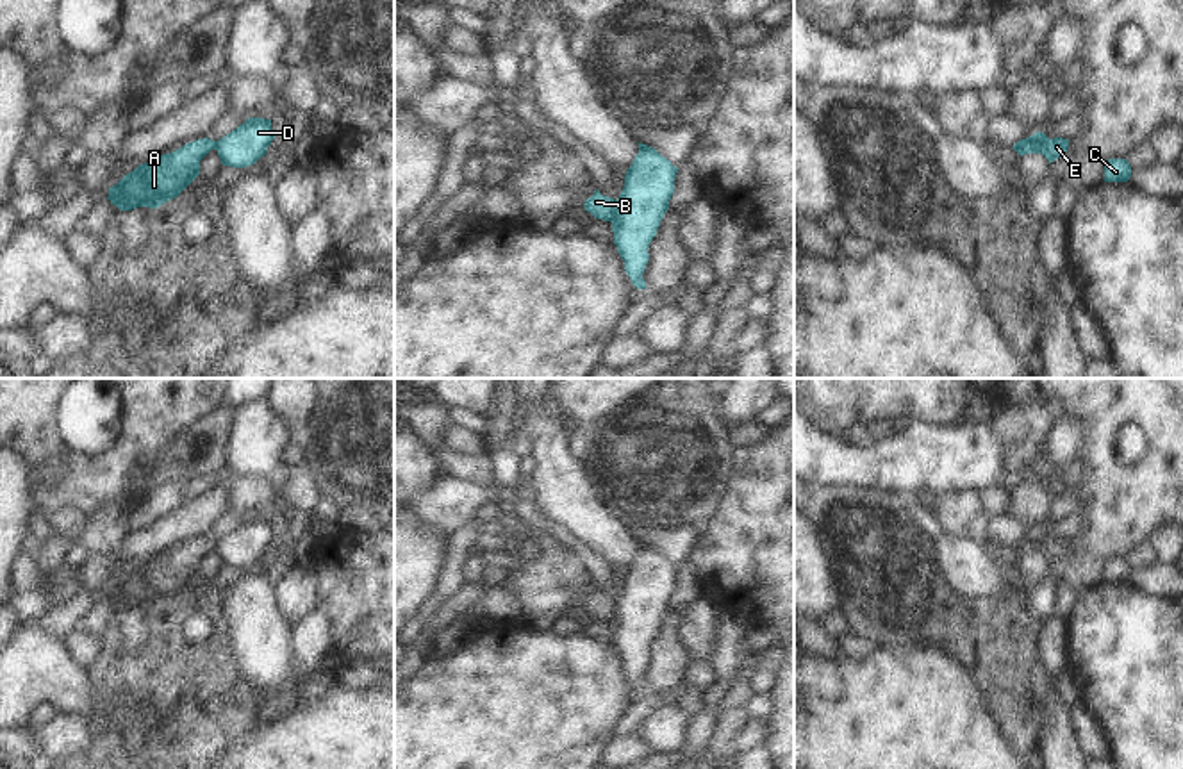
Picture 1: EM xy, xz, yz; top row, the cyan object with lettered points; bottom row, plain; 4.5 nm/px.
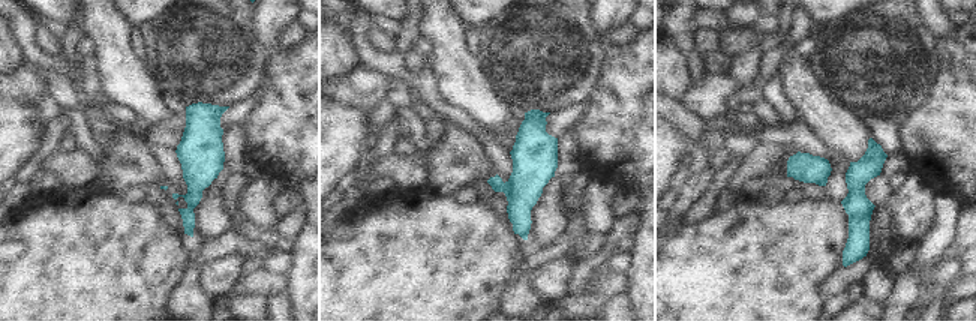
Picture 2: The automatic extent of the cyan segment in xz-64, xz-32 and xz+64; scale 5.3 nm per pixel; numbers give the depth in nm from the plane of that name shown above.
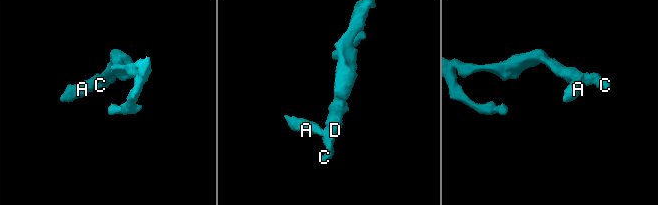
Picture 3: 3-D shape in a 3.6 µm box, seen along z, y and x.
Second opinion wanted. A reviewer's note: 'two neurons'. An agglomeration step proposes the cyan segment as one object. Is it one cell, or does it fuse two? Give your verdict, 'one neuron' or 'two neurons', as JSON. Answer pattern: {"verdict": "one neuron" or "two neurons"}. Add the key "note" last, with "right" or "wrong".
{"verdict": "two neurons", "note": "right"}

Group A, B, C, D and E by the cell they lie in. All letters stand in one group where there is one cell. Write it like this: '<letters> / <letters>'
A B / C D E

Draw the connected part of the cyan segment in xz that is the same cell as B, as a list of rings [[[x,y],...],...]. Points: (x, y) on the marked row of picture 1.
[[[598,189],[591,198],[583,203],[585,211],[591,212],[598,219],[610,221],[614,219],[616,200],[603,196]]]

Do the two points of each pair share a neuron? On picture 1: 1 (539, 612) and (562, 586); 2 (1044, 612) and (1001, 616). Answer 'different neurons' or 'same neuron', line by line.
1: same neuron
2: different neurons

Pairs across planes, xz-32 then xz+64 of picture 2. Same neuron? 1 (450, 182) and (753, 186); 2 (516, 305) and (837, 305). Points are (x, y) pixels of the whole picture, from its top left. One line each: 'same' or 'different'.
1: different
2: same

